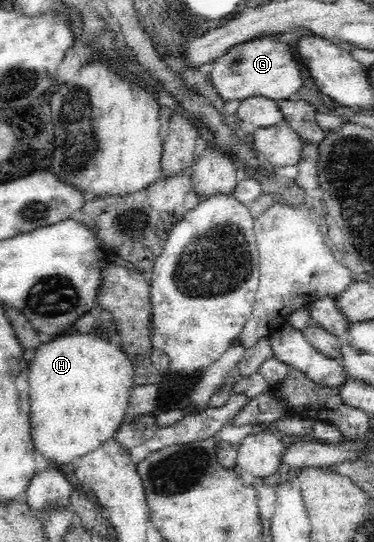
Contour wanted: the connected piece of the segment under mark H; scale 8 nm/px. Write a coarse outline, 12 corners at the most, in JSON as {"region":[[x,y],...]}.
{"region":[[102,327],[40,343],[34,445],[69,463],[119,429],[133,359]]}

